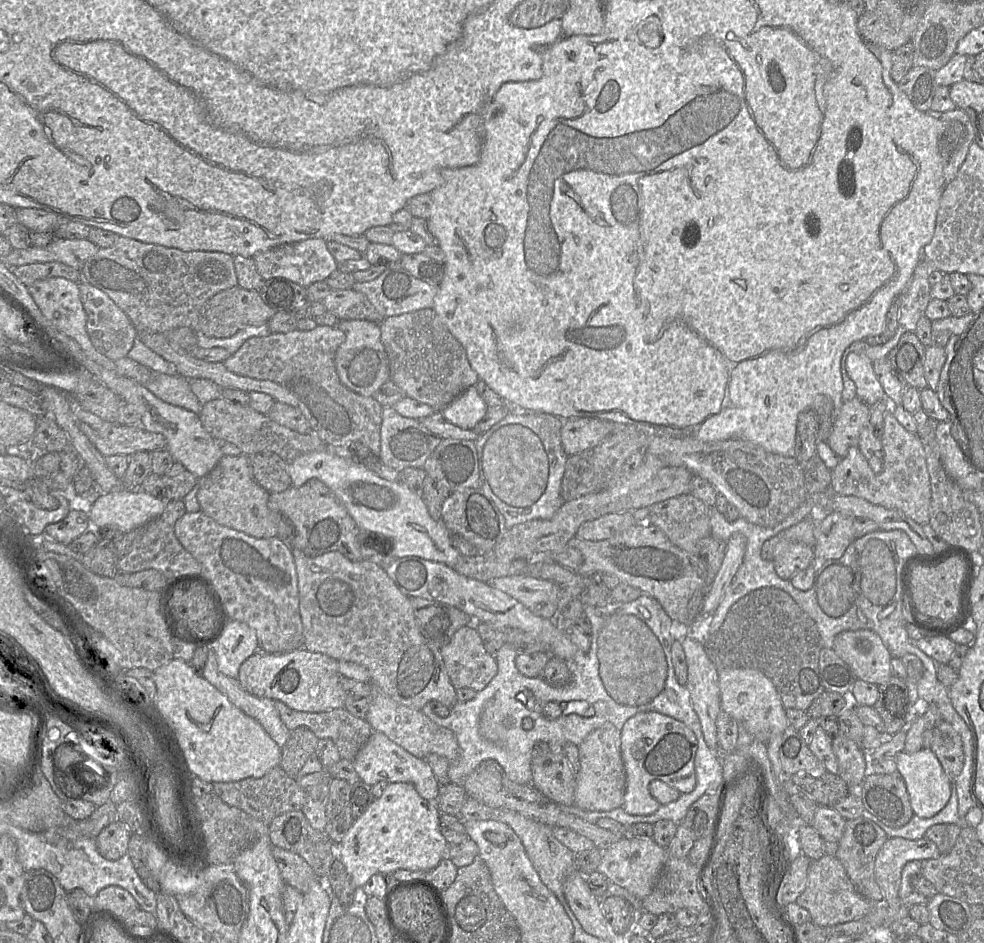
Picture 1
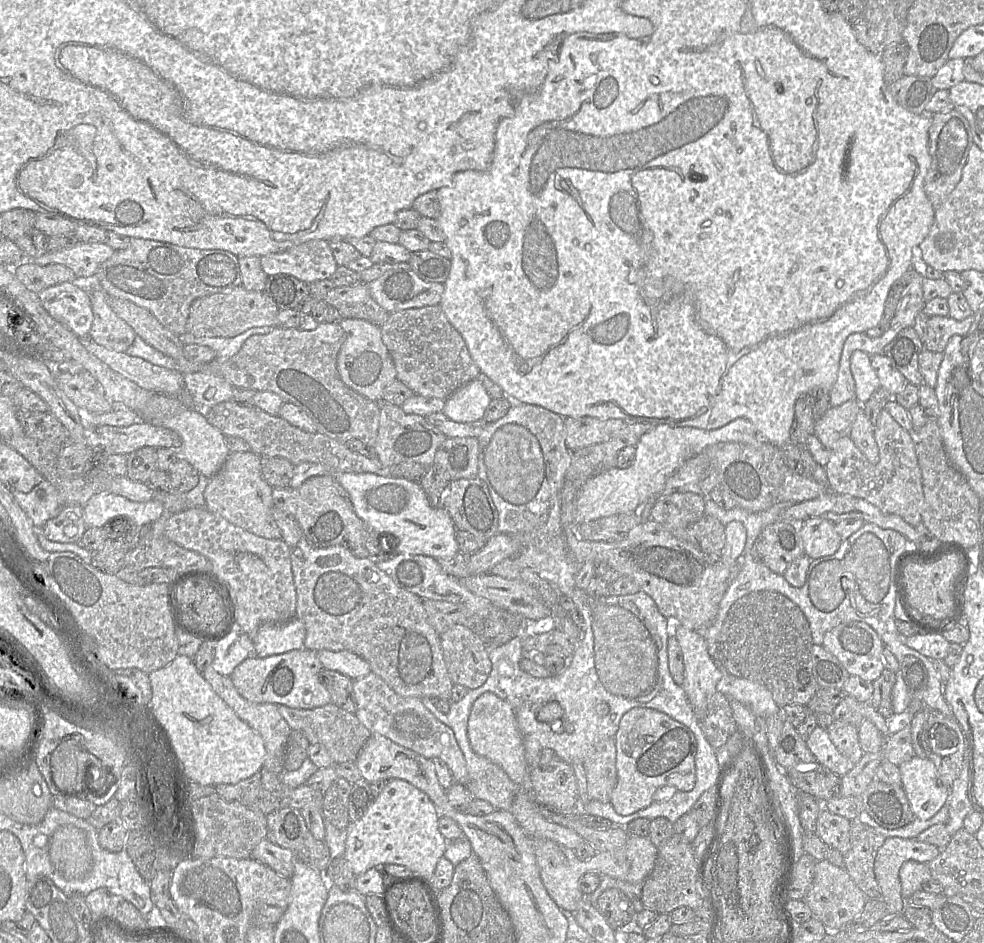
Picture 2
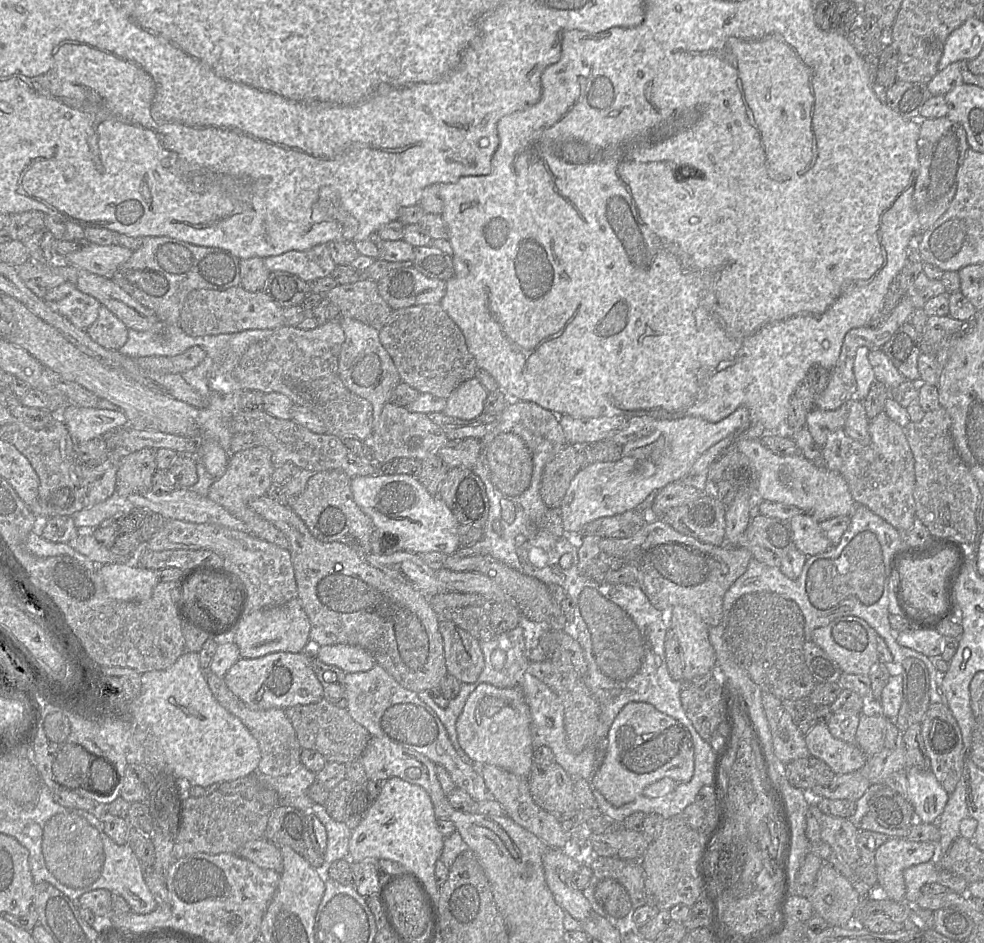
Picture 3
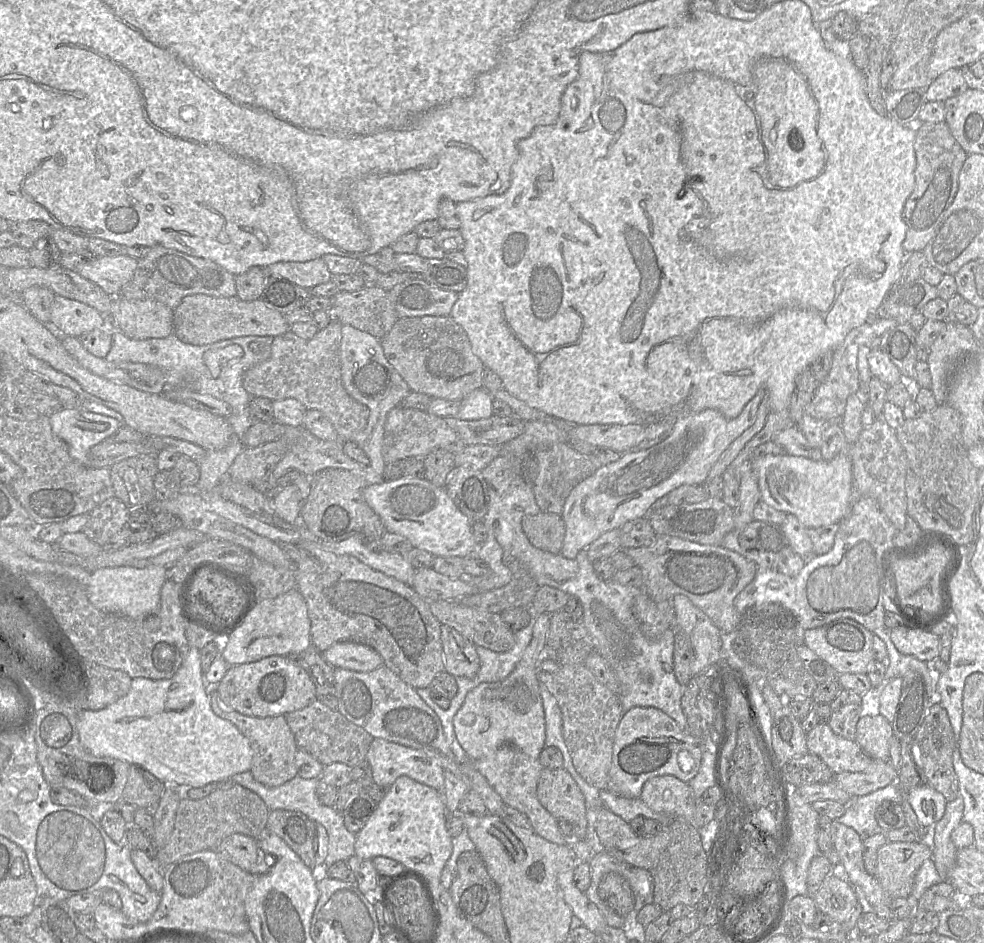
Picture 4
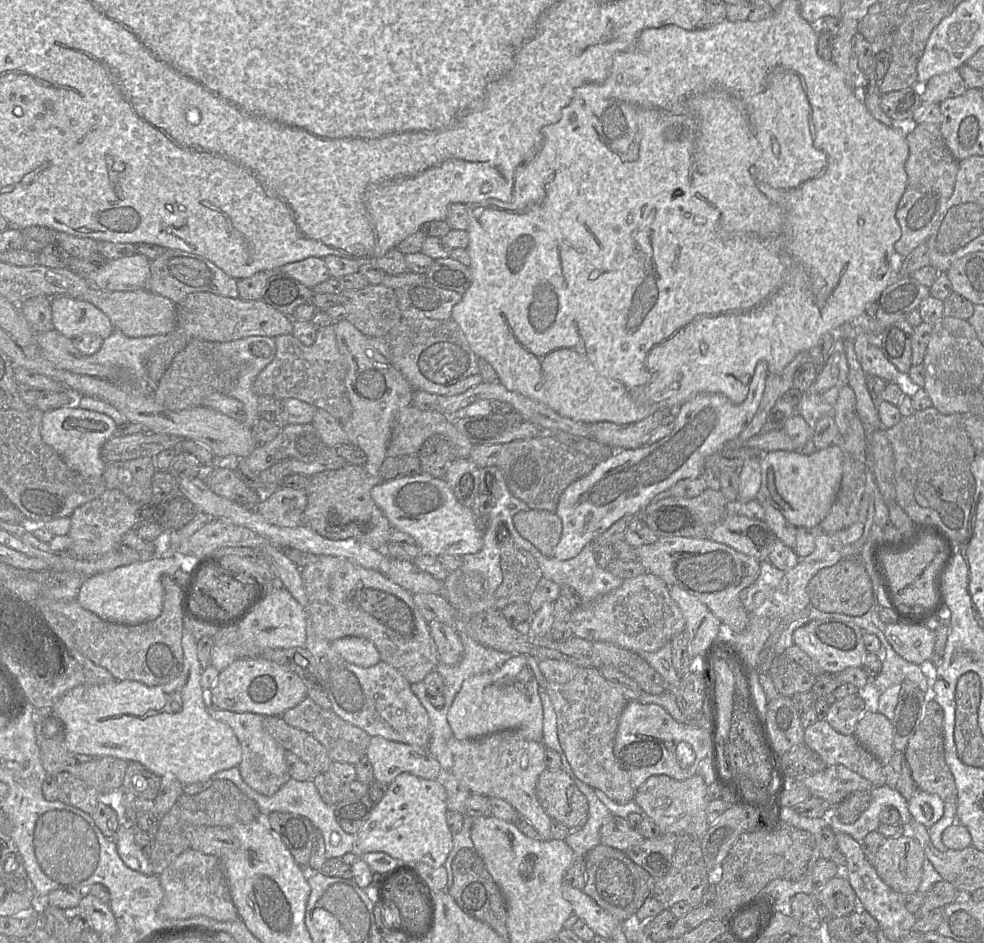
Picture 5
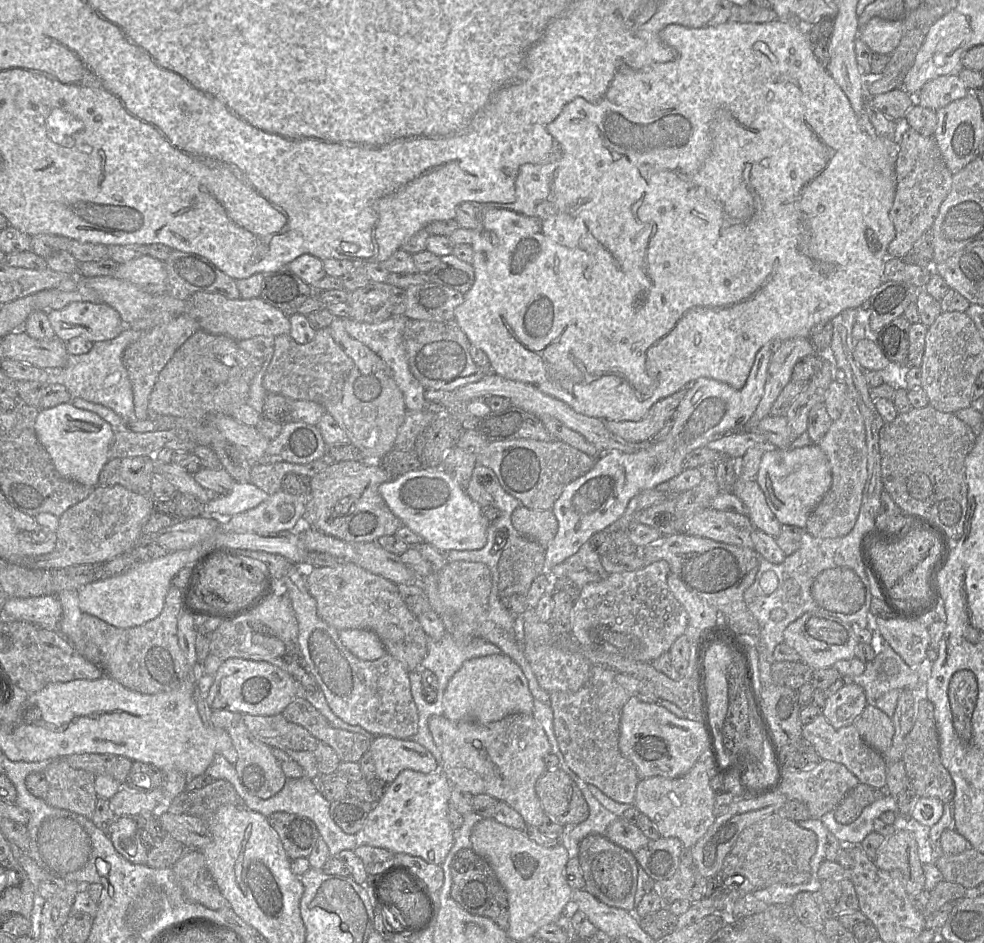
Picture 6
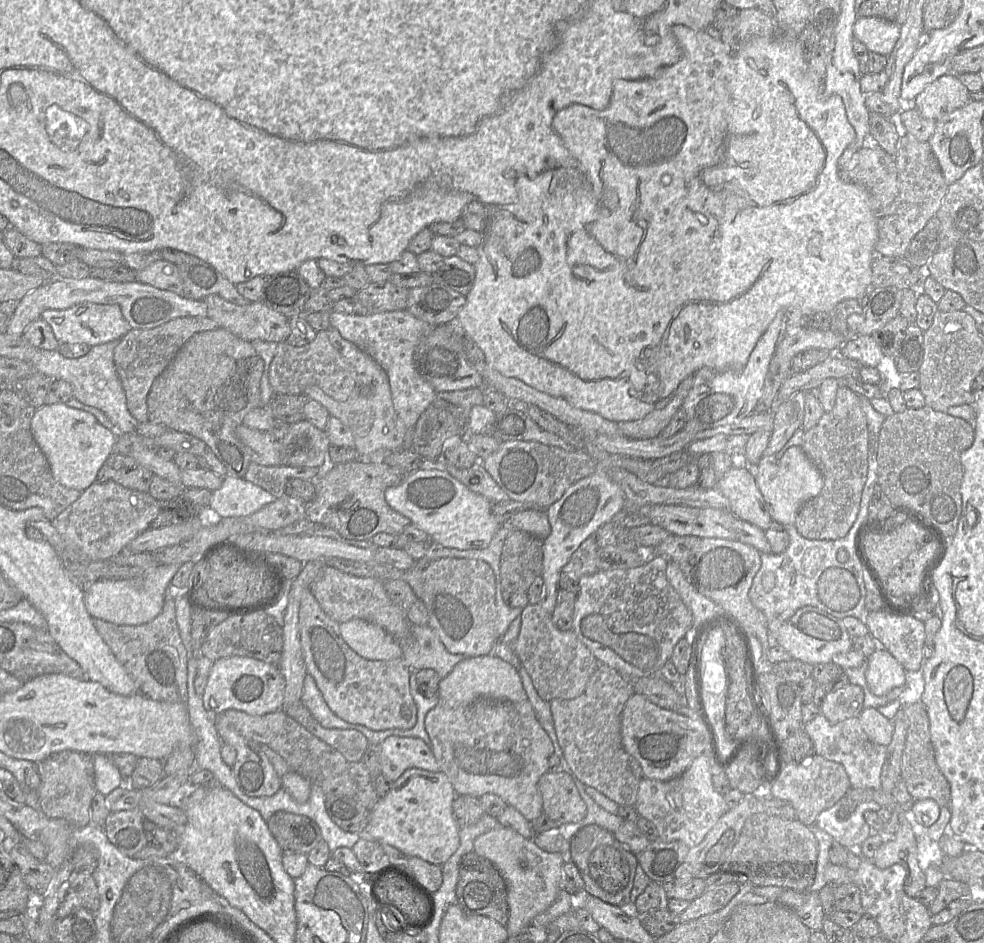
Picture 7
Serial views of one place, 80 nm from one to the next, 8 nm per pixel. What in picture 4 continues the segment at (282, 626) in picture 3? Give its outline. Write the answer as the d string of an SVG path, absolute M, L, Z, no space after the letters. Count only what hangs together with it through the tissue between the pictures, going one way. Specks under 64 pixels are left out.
M293 589L276 598L260 601L228 637L221 655L229 665L238 665L268 656L300 653L312 647L310 628L306 601L297 589Z

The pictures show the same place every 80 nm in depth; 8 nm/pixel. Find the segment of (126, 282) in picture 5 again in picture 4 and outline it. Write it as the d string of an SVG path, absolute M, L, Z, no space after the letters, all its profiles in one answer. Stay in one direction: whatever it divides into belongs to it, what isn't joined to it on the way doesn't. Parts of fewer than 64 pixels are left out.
M129 255L99 256L87 259L76 267L76 272L96 283L106 293L117 296L132 280L138 260Z

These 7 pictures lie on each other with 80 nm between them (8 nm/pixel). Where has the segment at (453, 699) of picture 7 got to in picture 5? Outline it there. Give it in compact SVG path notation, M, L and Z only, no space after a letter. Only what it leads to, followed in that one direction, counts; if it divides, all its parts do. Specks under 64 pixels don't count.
M514 655L494 671L467 678L448 711L447 720L458 740L473 740L504 731L518 731L531 741L543 741L543 708L539 684L525 655Z

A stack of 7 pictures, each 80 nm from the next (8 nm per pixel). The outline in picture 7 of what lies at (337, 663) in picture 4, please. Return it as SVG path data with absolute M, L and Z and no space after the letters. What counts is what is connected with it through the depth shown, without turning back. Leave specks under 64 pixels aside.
M351 619L339 624L345 643L367 660L387 661L401 658L400 643L380 626L362 619Z

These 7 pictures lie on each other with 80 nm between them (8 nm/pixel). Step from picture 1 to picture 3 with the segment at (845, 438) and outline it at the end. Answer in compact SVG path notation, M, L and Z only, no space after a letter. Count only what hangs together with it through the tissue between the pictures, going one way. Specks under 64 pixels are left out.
M845 403L834 411L823 411L814 408L806 418L806 428L815 443L824 447L830 433L843 429L848 417L848 405Z

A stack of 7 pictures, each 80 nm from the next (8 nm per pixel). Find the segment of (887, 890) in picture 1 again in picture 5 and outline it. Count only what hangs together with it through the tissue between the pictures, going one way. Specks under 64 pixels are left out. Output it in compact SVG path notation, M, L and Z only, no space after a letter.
M910 834L886 838L875 858L880 878L893 890L911 894L919 889L922 880L925 852Z

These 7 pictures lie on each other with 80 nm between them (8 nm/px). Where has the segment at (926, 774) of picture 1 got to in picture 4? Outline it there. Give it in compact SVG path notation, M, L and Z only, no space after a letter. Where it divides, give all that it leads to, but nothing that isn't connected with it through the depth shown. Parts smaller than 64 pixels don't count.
M923 783L908 792L908 801L915 811L919 822L928 829L930 836L931 828L943 817L945 813L947 803L946 798L931 786Z

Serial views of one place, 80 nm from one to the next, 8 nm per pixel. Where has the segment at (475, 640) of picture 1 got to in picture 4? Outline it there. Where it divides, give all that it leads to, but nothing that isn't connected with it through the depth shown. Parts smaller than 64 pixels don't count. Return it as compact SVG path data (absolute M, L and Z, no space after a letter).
M441 624L444 667L454 677L473 678L480 668L476 646L453 628Z

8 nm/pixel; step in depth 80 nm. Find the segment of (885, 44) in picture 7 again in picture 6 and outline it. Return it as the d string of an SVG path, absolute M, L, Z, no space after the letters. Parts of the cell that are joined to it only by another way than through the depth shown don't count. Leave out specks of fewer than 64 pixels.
M871 18L862 28L860 37L874 53L889 55L897 48L903 35L903 21Z

